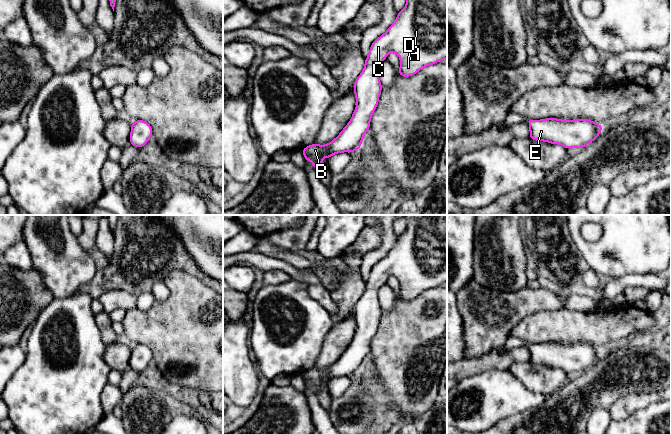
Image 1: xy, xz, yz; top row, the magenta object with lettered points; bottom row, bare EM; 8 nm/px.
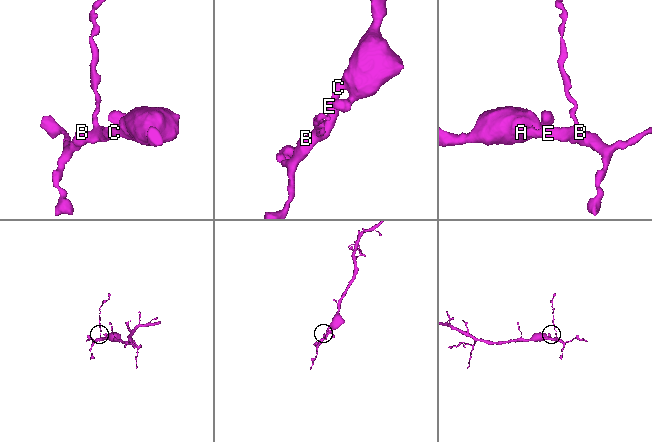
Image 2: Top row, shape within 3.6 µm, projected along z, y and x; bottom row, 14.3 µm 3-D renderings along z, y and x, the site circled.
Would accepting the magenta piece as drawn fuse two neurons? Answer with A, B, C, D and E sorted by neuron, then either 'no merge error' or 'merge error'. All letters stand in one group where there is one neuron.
A B C D E; no merge error

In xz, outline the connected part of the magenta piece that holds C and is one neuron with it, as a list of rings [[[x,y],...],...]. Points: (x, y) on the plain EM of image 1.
[[[406,215],[405,219],[406,231],[398,236],[395,247],[372,267],[365,283],[365,291],[353,309],[357,329],[350,346],[329,368],[314,367],[302,373],[305,386],[310,384],[315,395],[322,389],[325,378],[328,384],[336,377],[357,375],[362,369],[363,360],[370,353],[371,340],[378,329],[382,314],[378,291],[386,284],[389,276],[395,276],[399,280],[401,289],[398,297],[403,301],[412,300],[422,292],[447,282],[447,215]]]

